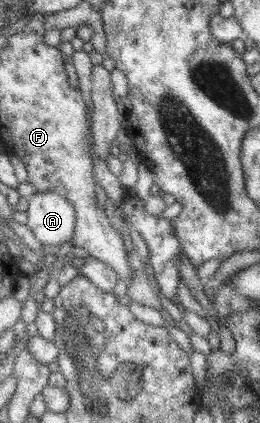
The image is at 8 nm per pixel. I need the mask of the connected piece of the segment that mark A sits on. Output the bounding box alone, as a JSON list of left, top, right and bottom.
[26,192,74,246]

